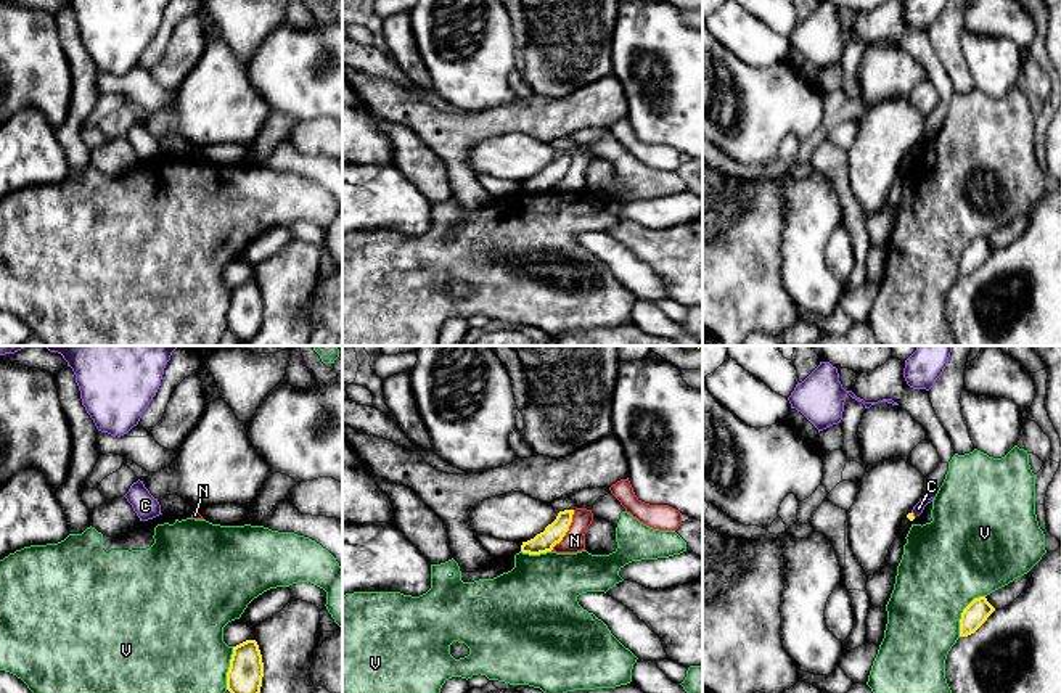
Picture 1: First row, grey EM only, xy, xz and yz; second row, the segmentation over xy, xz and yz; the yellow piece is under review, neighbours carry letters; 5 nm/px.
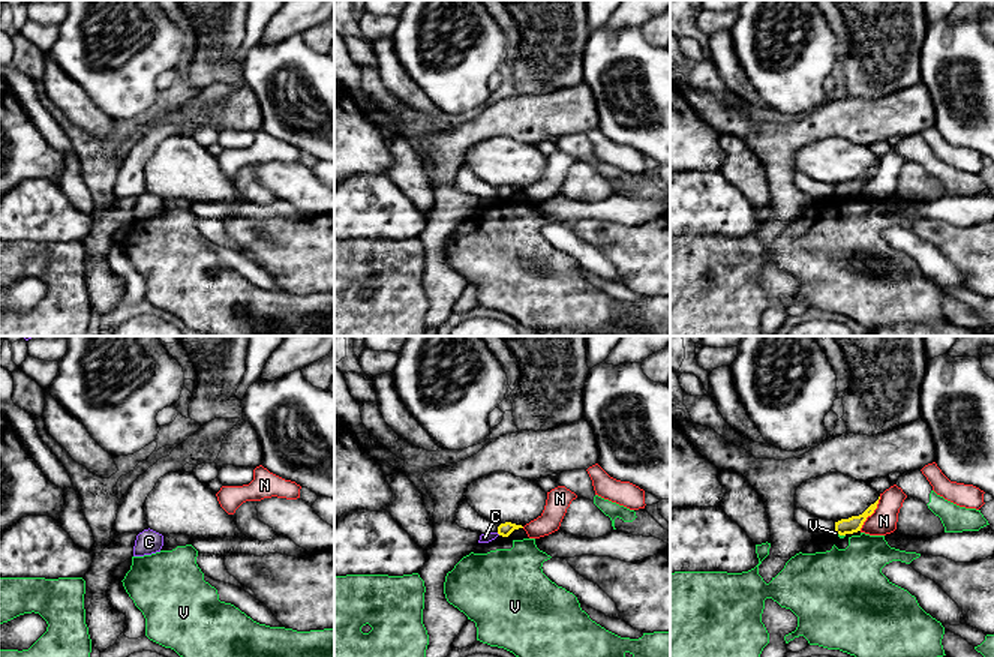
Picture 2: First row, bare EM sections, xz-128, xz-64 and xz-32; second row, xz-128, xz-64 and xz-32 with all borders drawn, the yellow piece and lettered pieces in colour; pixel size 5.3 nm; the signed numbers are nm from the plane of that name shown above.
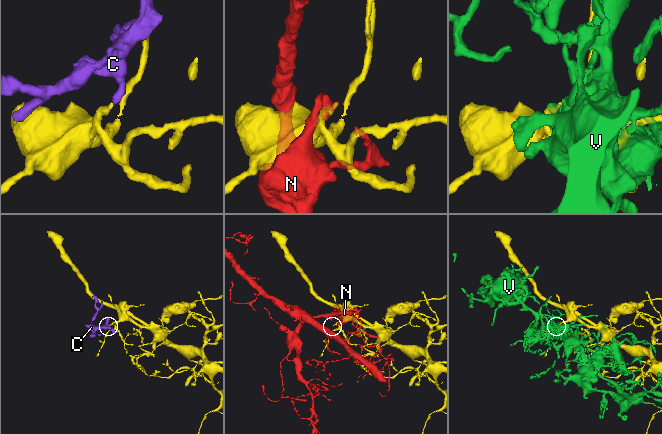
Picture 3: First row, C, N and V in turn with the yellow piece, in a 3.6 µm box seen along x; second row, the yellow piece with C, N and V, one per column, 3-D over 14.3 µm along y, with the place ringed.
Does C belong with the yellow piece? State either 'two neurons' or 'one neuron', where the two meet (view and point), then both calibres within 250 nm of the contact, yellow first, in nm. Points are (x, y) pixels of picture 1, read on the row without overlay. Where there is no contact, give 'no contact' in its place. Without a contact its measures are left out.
two neurons; meets yellow in yz at (912, 155); 40 nm thick on the yellow side, 50 nm on the other

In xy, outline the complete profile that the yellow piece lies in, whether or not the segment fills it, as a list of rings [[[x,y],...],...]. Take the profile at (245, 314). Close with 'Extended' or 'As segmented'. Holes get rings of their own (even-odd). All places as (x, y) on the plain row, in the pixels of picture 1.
[[[256,280],[233,286],[227,312],[227,330],[241,342],[252,341],[262,326],[264,302]]]. As segmented

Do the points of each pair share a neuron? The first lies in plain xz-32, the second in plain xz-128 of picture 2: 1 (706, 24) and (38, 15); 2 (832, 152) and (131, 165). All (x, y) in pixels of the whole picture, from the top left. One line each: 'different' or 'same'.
1: different
2: different

